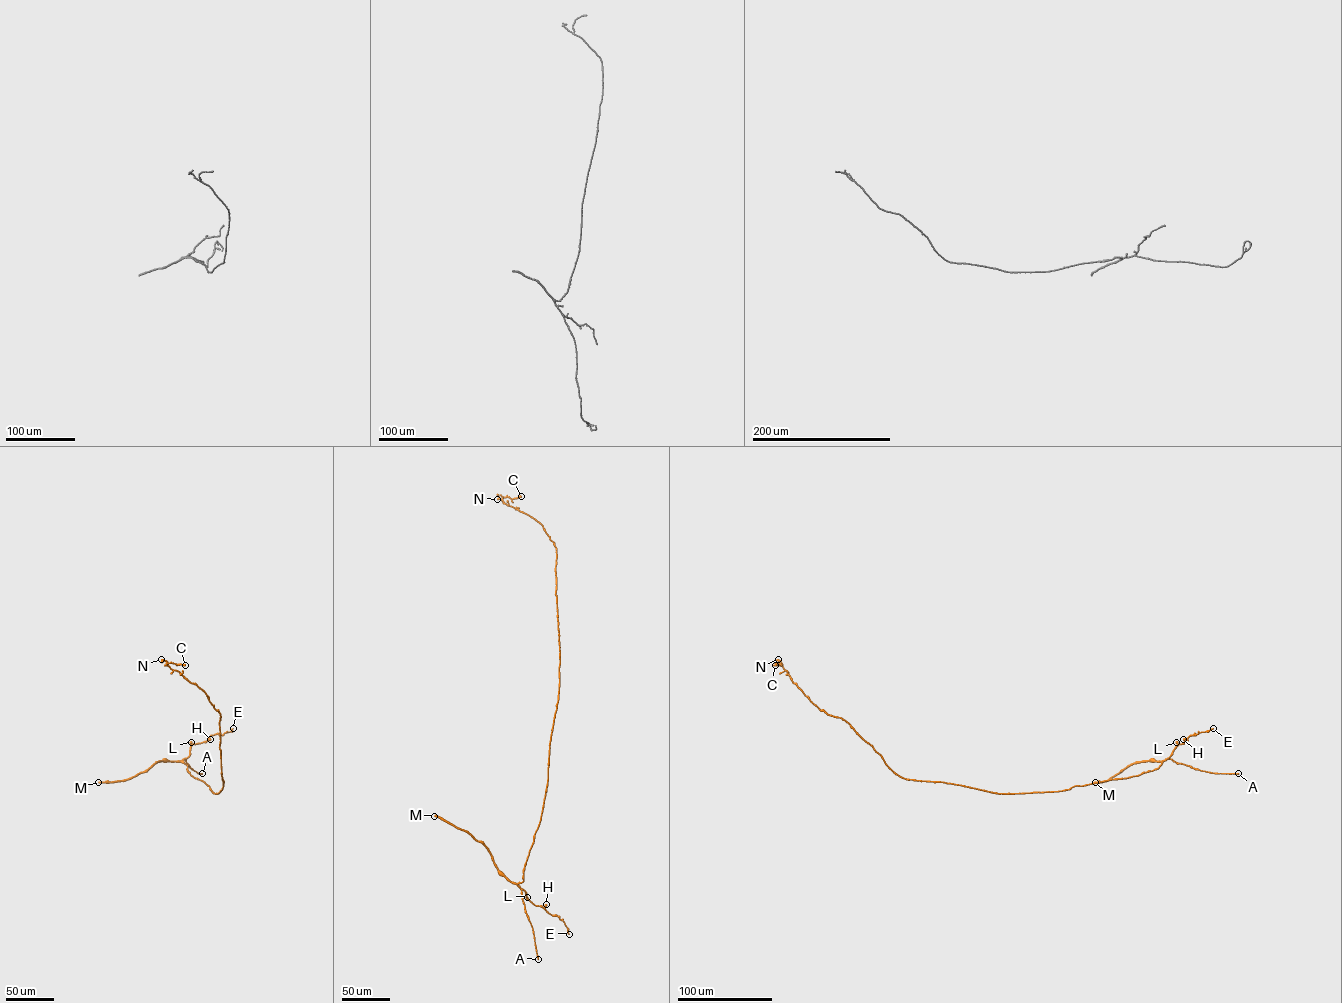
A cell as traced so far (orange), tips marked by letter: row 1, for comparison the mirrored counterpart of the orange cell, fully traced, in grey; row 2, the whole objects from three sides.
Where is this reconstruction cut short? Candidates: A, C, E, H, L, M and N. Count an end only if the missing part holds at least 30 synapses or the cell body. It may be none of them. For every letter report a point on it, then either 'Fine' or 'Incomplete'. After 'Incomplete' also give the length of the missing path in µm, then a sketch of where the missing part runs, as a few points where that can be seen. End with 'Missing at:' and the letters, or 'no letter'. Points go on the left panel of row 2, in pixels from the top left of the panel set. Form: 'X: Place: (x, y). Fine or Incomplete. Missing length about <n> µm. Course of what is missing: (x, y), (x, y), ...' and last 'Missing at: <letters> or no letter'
A: Place: (202, 773). Incomplete. Missing length about 140 µm. Course of what is missing: (202, 773), (207, 780), (211, 769), (222, 757), (233, 762), (237, 758)
C: Place: (185, 665). Fine
E: Place: (233, 728). Fine
H: Place: (210, 739). Fine
L: Place: (191, 742). Fine
M: Place: (98, 782). Fine
N: Place: (161, 659). Fine
Missing at: A

